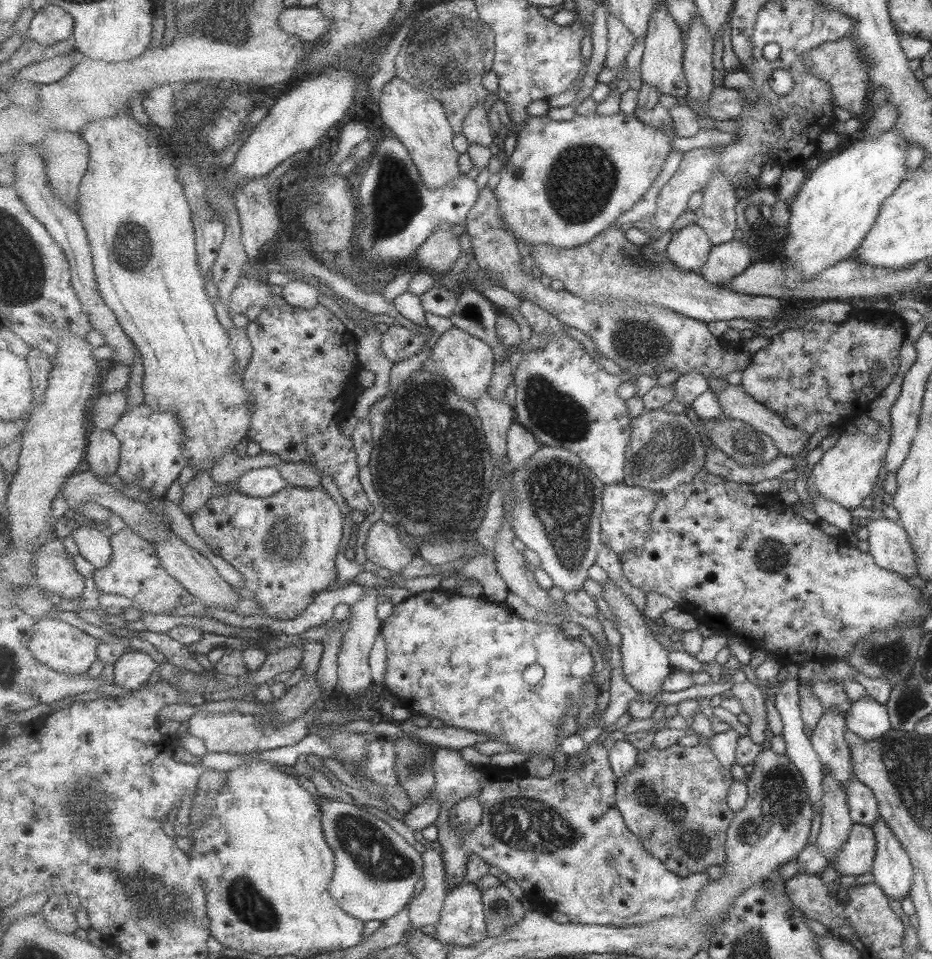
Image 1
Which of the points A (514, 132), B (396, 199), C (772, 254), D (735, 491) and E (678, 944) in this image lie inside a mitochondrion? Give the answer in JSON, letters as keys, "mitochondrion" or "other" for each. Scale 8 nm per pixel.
{"A":"other","B":"mitochondrion","C":"other","D":"other","E":"mitochondrion"}

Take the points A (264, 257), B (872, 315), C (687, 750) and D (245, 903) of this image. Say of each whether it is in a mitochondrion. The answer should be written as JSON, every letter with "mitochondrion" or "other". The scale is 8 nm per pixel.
{"A":"other","B":"other","C":"other","D":"mitochondrion"}

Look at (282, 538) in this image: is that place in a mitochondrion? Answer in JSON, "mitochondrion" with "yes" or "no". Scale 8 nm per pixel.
{"mitochondrion":"yes"}

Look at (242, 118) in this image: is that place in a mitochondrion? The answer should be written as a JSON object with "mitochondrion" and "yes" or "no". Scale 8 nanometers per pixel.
{"mitochondrion":"no"}

